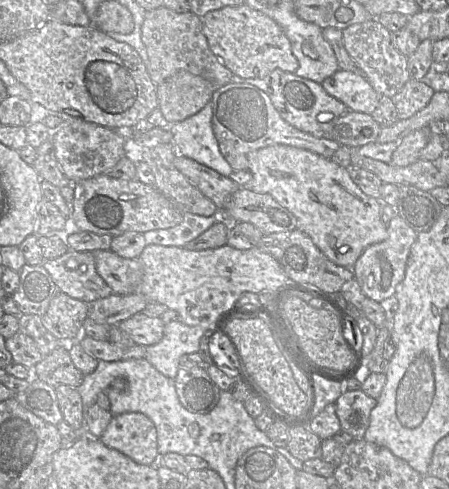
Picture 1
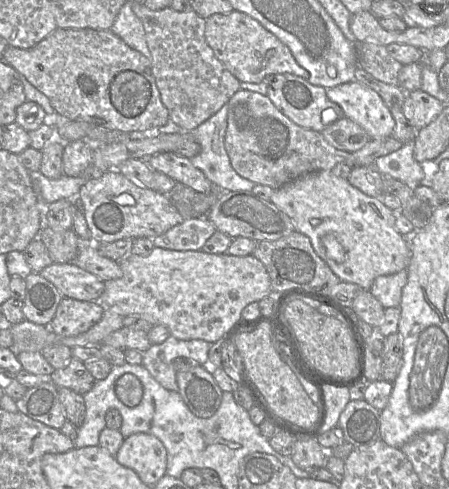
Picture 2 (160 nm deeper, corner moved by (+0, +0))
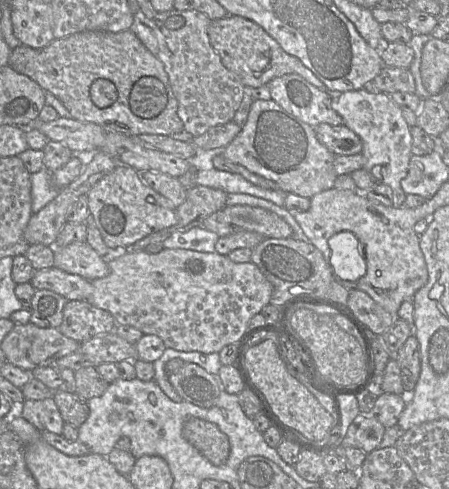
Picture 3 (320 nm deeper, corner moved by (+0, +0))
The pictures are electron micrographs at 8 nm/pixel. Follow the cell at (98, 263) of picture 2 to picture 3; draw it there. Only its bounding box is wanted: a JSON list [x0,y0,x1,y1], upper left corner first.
[54,242,109,281]

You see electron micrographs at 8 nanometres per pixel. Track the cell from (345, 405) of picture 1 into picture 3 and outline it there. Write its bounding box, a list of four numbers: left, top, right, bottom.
[341,413,386,453]

